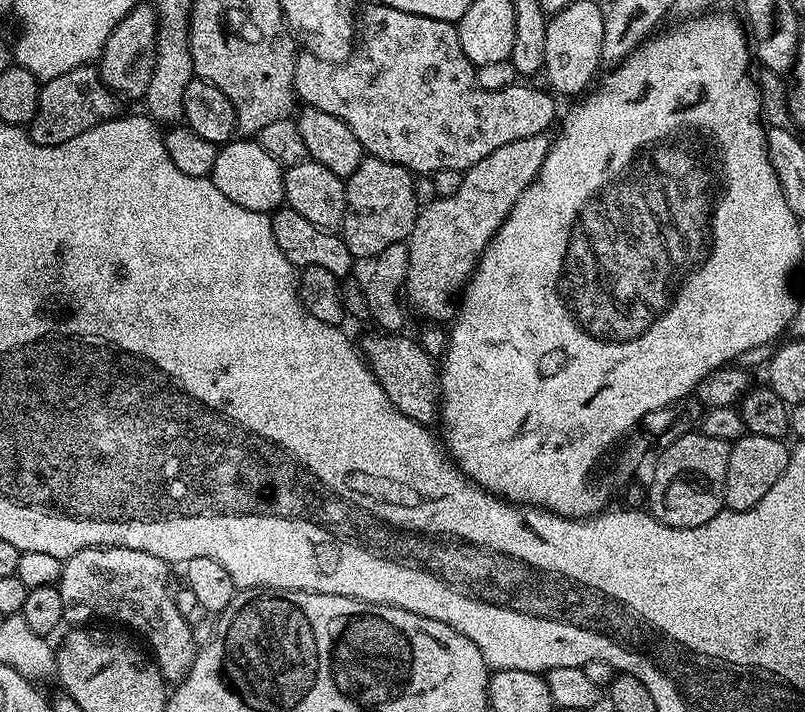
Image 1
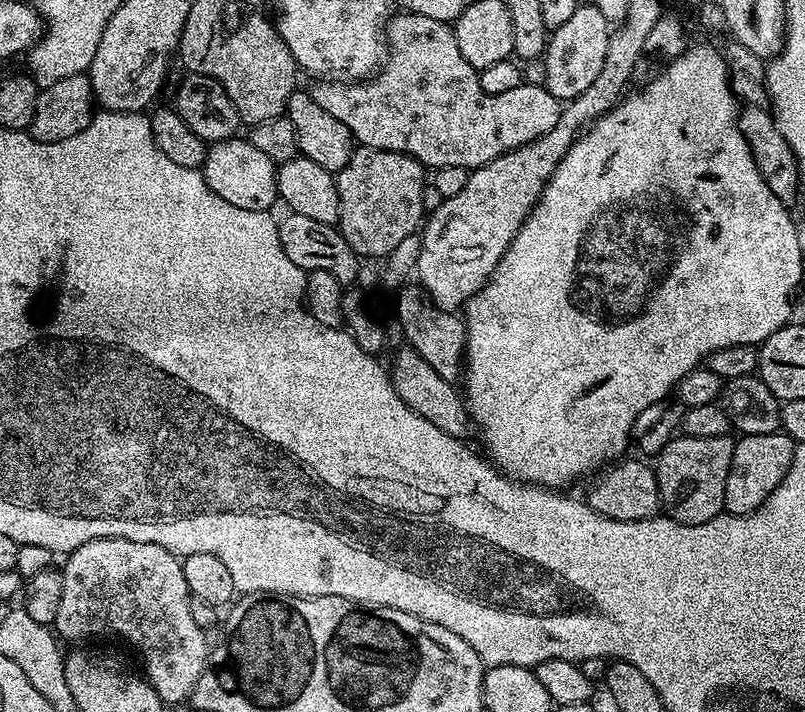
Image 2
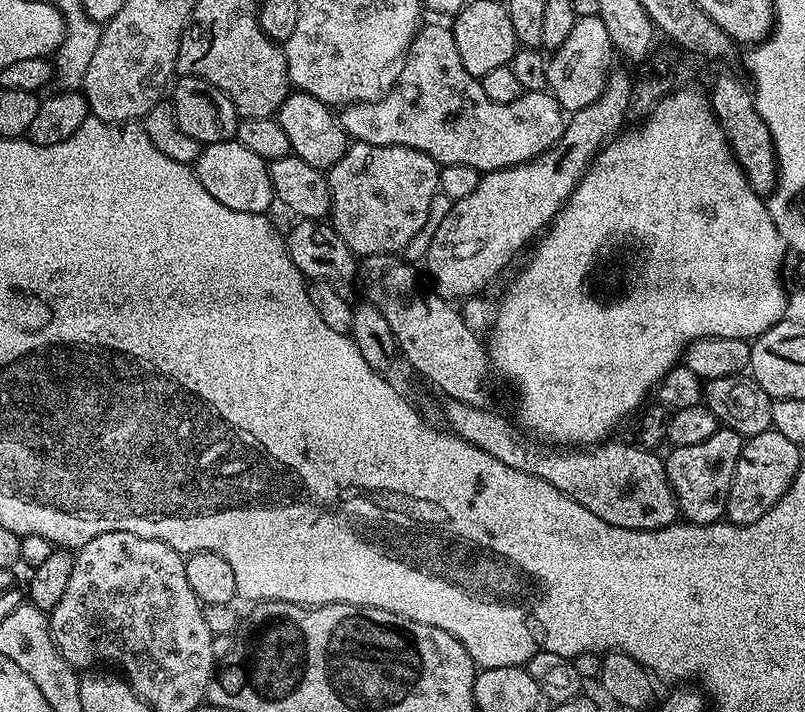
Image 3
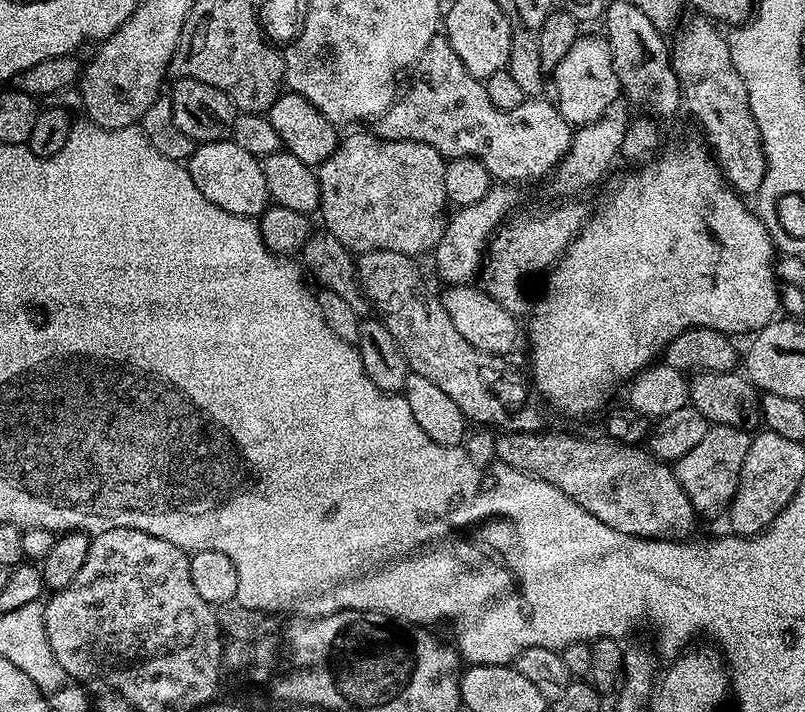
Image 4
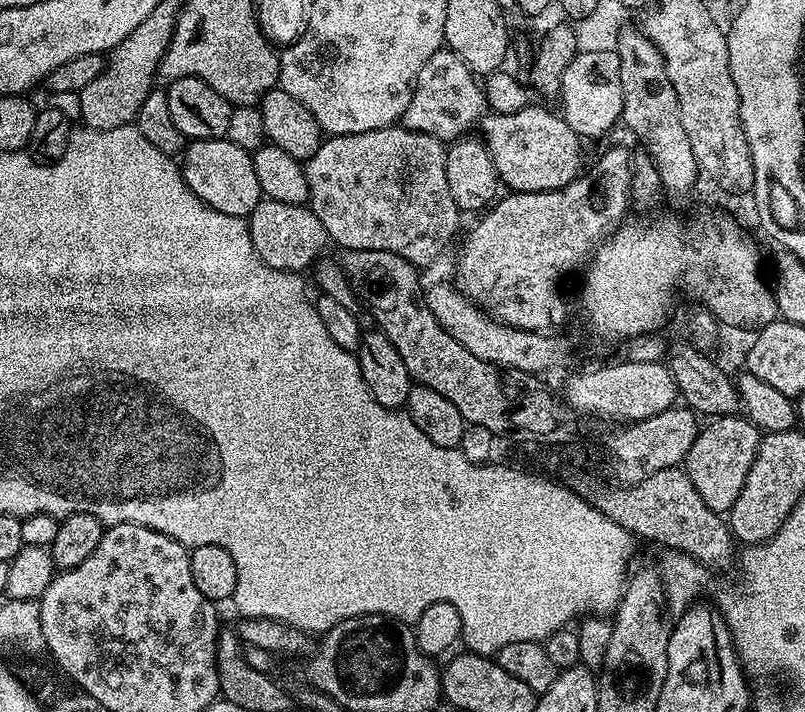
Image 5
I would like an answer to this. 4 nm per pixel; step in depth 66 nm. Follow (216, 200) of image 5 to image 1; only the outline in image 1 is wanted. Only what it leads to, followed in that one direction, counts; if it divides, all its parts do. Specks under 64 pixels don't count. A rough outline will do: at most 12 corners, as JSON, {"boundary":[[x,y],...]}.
{"boundary":[[255,139],[219,145],[210,179],[230,202],[271,214],[285,169]]}

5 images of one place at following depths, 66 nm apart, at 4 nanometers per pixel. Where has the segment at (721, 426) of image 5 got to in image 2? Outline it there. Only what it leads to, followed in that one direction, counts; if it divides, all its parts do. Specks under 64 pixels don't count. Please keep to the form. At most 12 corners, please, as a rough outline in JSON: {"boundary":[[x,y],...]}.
{"boundary":[[731,435],[669,440],[654,460],[680,524],[724,512]]}

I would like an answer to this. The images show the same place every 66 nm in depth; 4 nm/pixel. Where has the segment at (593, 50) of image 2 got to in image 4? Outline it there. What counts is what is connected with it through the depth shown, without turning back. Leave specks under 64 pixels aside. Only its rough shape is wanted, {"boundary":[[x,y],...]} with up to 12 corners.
{"boundary":[[581,35],[554,69],[562,118],[589,124],[622,93],[607,39]]}

